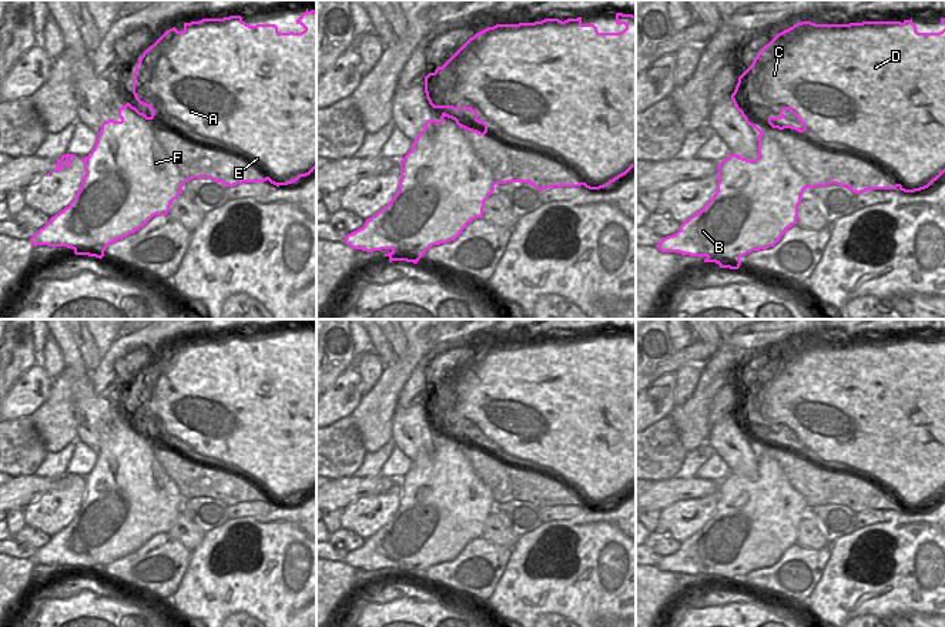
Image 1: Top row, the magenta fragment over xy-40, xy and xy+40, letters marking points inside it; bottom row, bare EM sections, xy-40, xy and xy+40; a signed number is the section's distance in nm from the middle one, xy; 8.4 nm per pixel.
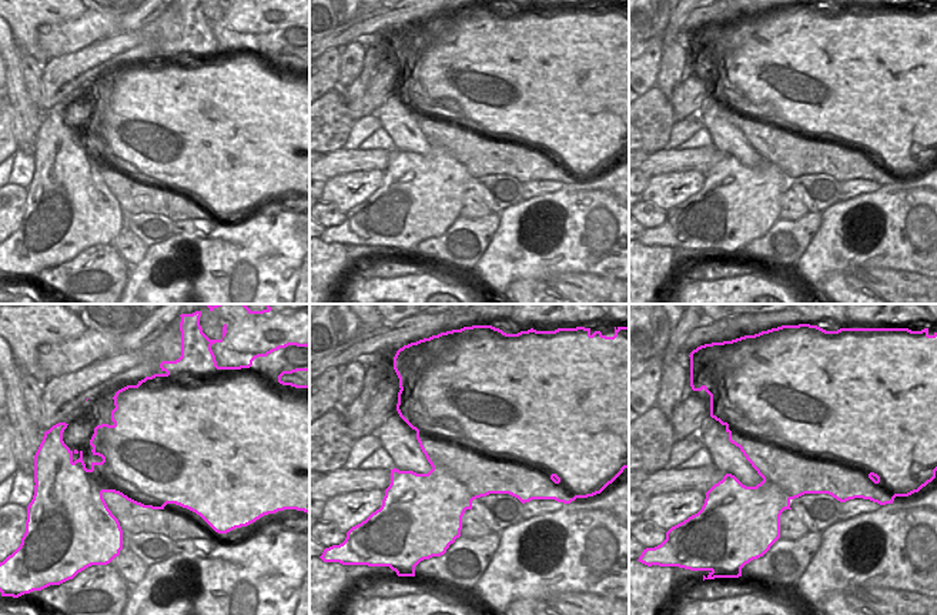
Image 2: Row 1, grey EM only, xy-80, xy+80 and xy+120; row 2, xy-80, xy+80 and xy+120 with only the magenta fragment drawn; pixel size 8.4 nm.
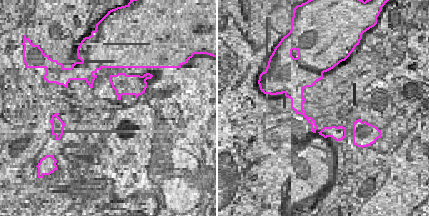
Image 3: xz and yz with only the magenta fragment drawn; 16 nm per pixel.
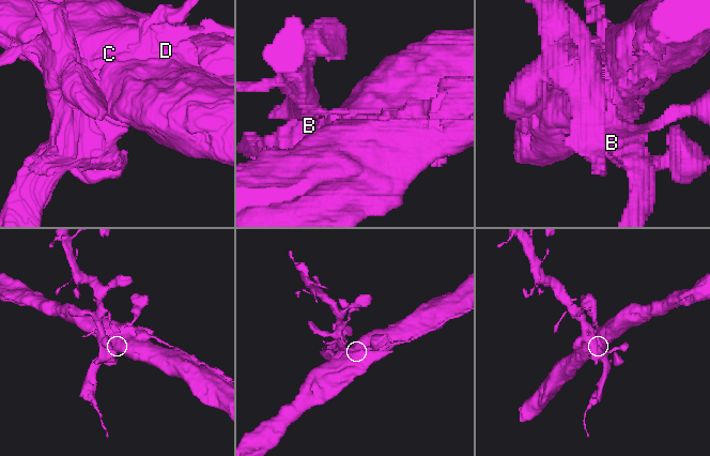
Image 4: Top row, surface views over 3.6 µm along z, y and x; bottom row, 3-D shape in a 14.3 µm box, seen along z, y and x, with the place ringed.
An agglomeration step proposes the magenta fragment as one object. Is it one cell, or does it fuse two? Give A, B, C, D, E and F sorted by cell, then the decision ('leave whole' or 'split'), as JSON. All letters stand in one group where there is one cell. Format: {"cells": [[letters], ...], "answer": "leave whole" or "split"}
{"cells": [["A", "C", "D", "E", "F"], ["B"]], "answer": "split"}

